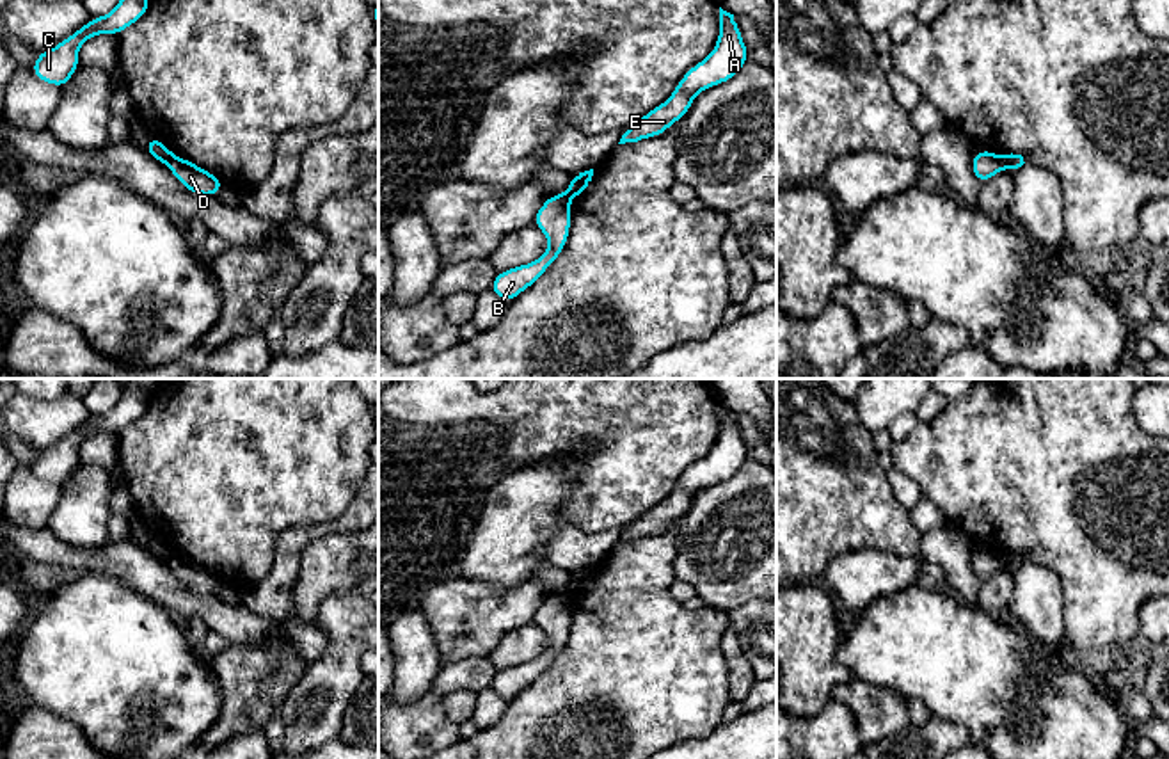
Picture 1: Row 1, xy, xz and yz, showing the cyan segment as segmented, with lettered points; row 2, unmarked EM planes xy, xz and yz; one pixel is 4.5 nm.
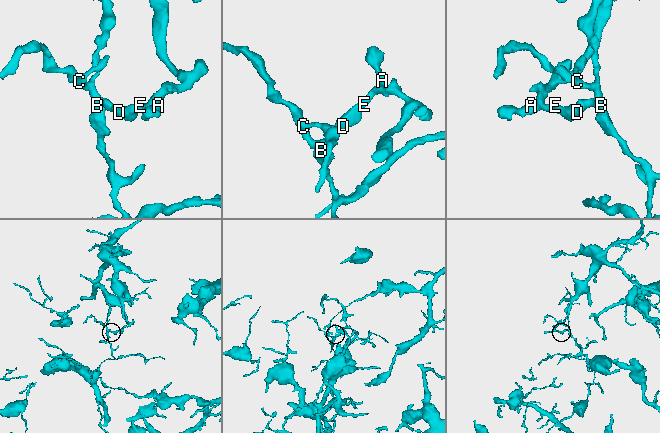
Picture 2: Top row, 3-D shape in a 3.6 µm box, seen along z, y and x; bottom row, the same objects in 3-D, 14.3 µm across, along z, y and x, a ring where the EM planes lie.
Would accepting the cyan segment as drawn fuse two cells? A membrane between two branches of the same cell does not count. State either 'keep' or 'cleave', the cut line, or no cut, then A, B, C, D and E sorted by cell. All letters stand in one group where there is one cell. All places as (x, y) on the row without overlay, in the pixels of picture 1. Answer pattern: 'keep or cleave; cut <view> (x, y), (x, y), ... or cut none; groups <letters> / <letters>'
cleave; cut yz (999, 555), (1002, 564); groups A D E / B C

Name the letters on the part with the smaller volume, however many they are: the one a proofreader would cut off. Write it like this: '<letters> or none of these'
B, C

